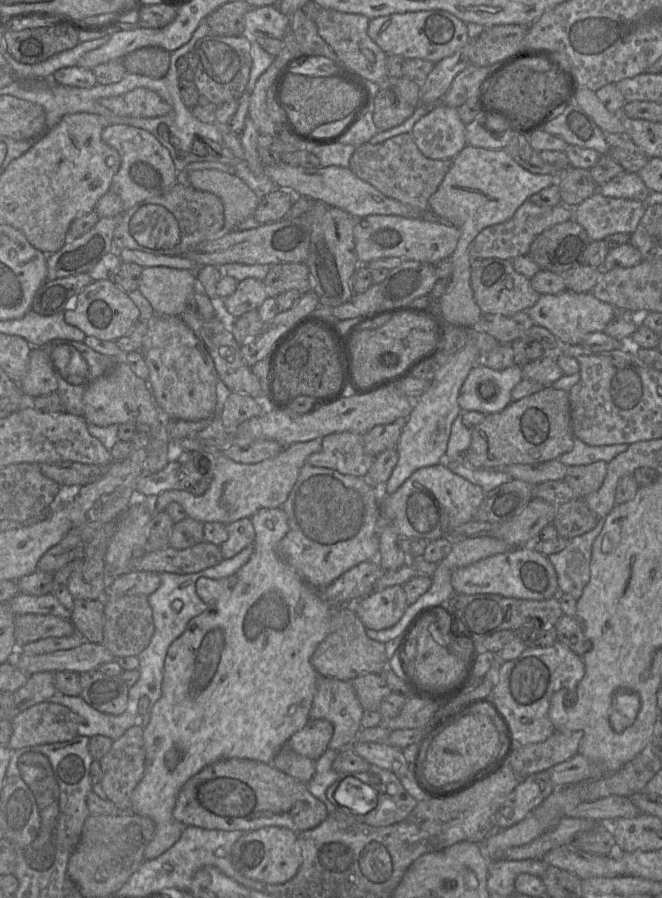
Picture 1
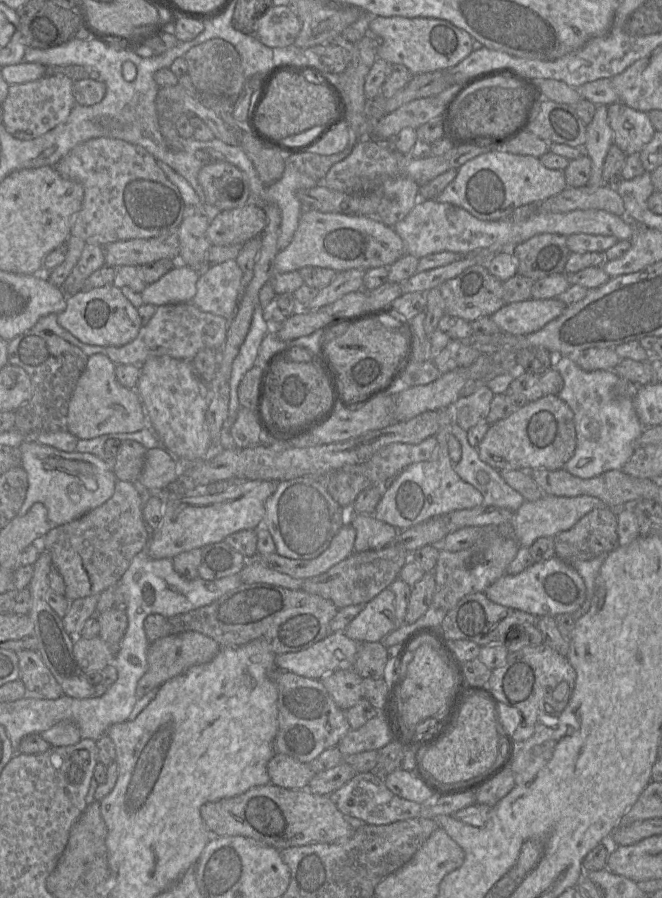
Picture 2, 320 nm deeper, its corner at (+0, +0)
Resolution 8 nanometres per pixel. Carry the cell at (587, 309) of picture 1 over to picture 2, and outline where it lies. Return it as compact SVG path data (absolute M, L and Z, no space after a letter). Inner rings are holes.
M531 297L524 301L505 304L490 317L501 332L528 335L559 317L566 307L567 305L558 298L534 299Z

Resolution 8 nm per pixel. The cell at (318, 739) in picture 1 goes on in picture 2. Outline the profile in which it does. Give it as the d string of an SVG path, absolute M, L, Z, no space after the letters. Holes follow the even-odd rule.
M275 754L267 764L267 772L272 784L286 789L307 789L316 774L309 764L286 754Z

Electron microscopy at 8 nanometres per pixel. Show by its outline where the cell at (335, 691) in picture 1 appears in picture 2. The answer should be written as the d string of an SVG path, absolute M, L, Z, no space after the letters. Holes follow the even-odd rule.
M277 668L272 673L272 680L278 689L275 754L286 754L309 764L324 750L336 747L351 729L345 711L335 704L321 680L302 677Z

